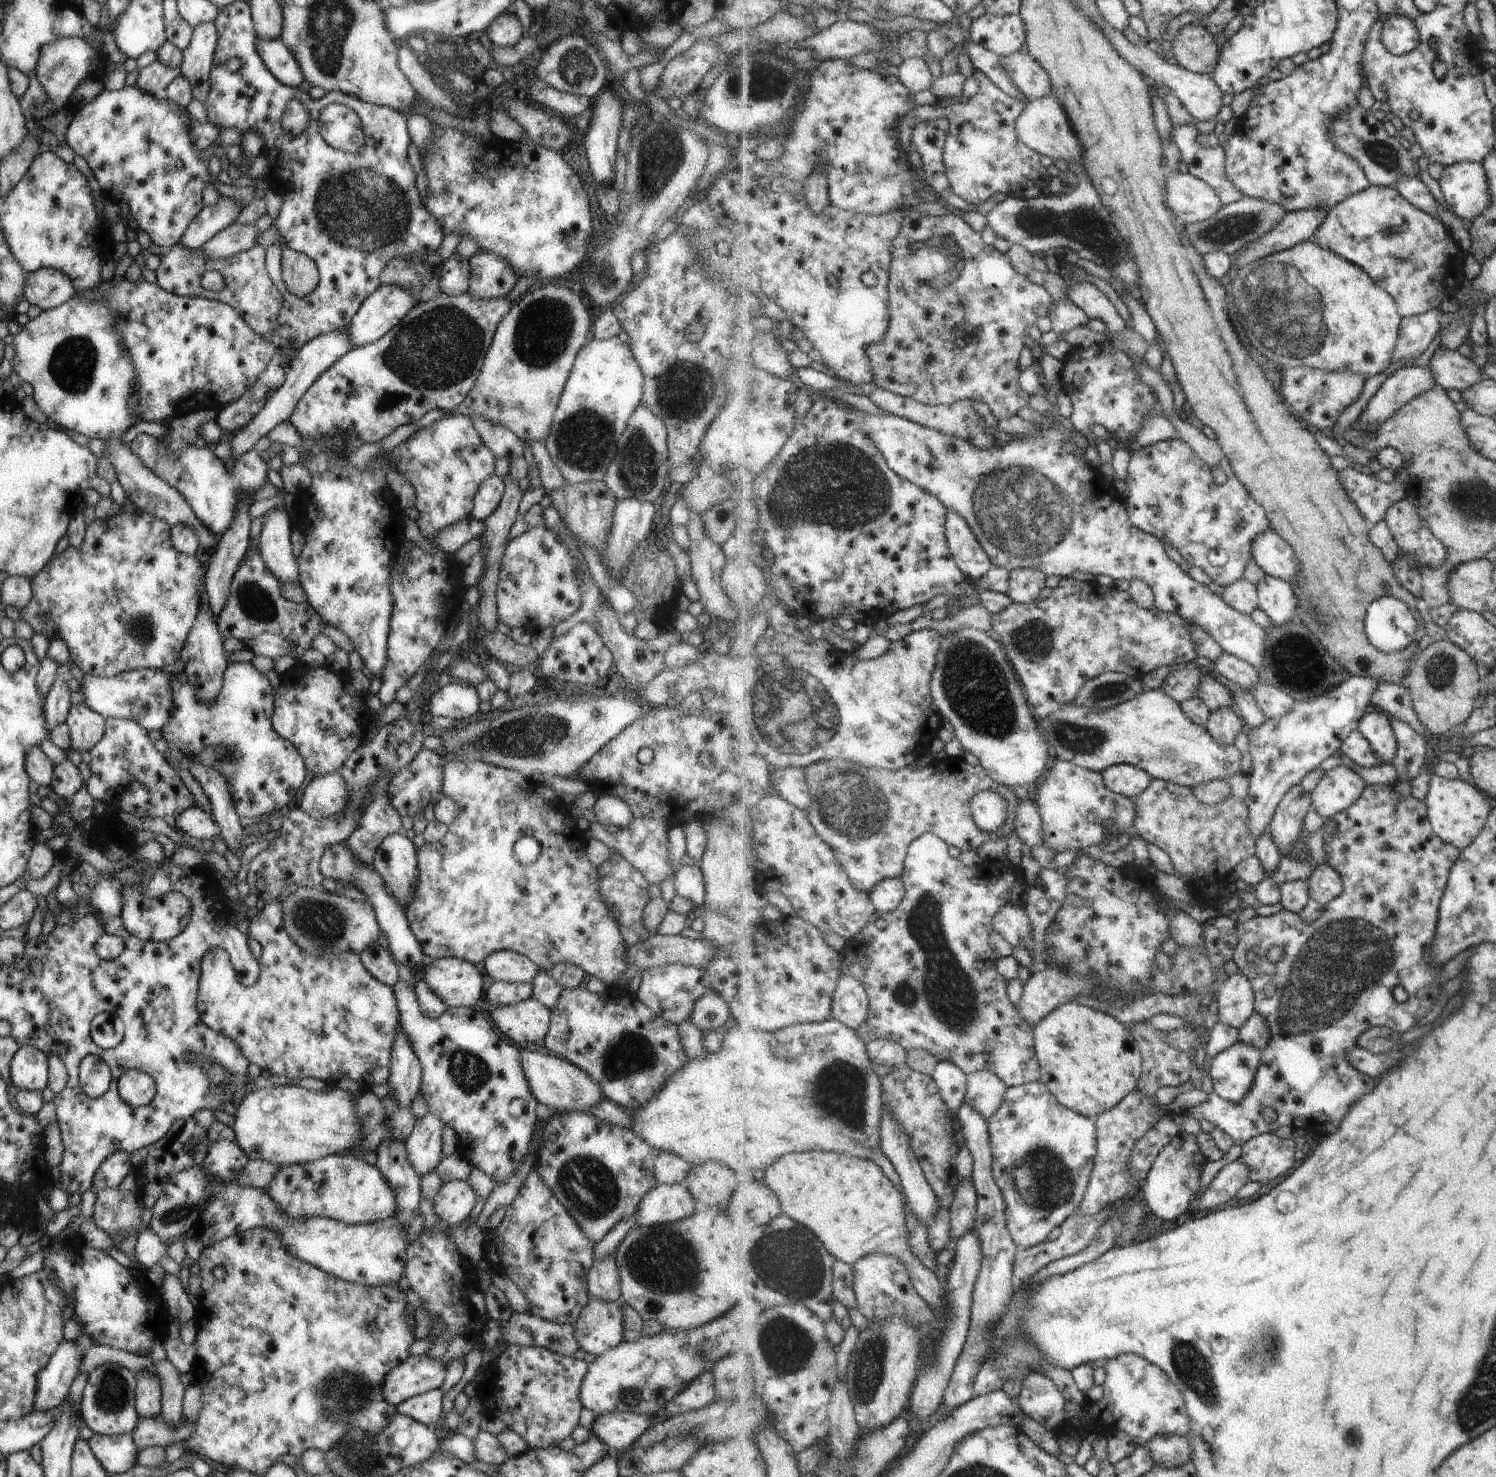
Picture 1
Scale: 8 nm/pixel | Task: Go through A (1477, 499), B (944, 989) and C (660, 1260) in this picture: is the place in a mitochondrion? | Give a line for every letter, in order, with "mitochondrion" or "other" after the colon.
A: mitochondrion
B: mitochondrion
C: mitochondrion

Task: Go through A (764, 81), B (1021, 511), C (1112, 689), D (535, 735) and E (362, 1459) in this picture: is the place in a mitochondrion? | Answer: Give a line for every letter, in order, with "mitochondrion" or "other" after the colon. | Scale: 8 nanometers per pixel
A: mitochondrion
B: mitochondrion
C: mitochondrion
D: mitochondrion
E: mitochondrion

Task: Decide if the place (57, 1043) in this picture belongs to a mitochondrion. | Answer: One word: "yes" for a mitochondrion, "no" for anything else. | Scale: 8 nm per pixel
no

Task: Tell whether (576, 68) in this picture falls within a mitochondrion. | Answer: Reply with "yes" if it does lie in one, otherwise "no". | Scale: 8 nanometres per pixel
yes

